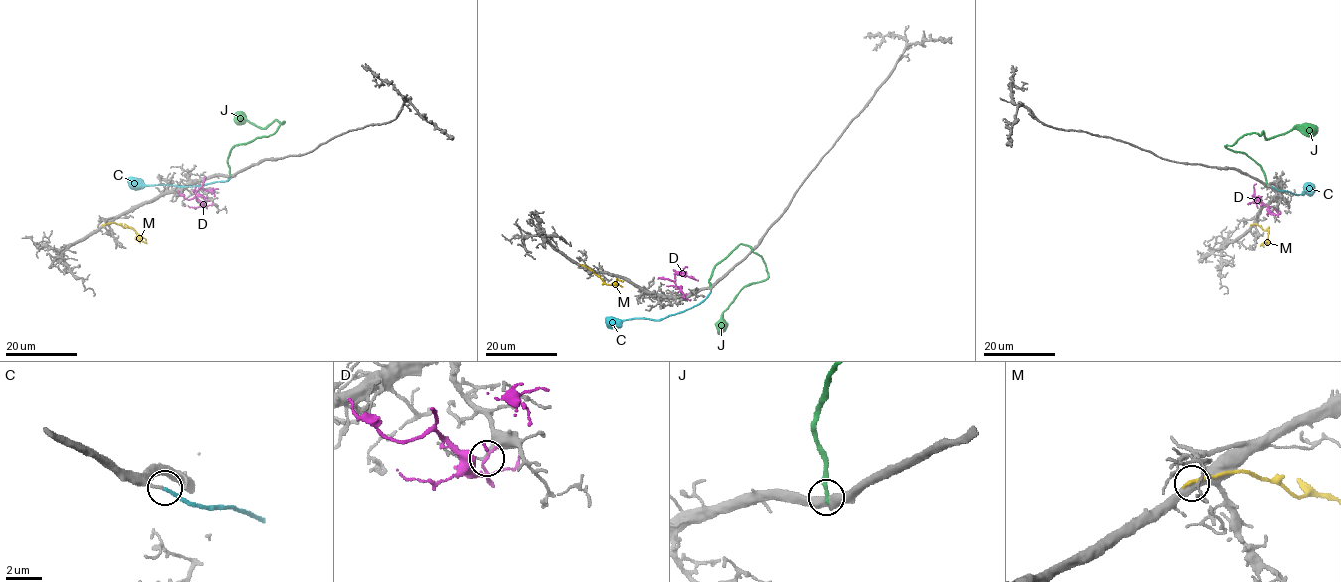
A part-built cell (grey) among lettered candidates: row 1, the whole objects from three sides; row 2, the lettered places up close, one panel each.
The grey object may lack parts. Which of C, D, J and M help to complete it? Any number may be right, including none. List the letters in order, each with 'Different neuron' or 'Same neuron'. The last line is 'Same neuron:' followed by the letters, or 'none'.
C: Same neuron
D: Different neuron
J: Different neuron
M: Different neuron
Same neuron: C

